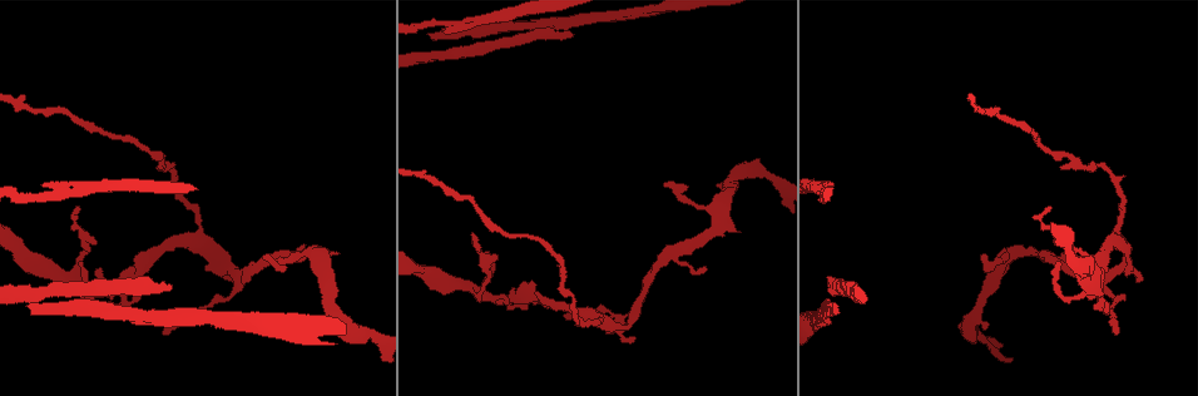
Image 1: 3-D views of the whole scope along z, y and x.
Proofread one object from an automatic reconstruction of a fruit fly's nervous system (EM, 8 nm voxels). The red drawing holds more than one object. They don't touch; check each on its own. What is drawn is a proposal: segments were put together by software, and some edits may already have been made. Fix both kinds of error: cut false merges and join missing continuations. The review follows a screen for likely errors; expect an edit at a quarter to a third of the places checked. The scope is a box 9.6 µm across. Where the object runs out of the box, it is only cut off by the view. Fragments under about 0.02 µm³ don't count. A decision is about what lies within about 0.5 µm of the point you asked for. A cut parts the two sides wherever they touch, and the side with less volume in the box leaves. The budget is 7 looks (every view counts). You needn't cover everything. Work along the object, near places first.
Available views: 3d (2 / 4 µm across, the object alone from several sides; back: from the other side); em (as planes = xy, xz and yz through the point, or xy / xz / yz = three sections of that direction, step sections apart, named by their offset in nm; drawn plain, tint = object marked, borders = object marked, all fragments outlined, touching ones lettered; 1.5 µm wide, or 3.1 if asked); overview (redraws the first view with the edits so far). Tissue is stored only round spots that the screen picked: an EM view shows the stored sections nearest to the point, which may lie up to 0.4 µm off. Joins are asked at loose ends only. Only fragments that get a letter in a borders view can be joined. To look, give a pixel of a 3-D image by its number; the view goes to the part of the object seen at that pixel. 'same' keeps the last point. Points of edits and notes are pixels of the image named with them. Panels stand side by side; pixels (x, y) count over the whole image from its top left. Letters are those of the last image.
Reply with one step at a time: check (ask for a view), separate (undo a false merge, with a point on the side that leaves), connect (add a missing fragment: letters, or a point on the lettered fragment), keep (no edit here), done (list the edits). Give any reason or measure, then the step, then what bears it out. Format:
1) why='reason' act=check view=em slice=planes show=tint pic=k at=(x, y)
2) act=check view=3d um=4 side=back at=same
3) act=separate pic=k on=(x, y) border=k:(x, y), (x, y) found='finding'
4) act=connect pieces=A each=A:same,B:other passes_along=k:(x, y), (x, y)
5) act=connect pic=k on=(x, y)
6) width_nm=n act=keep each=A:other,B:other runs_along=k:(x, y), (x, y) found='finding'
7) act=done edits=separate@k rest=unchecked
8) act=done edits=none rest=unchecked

why='arms part here' act=check view=3d um=4 pic=1 at=(519, 300)

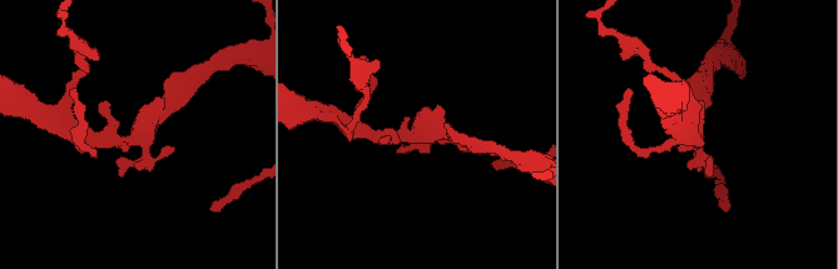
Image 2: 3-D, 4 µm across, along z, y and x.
why='shape alone is not enough' act=check view=em slice=planes show=tint pic=2 at=(136, 135)

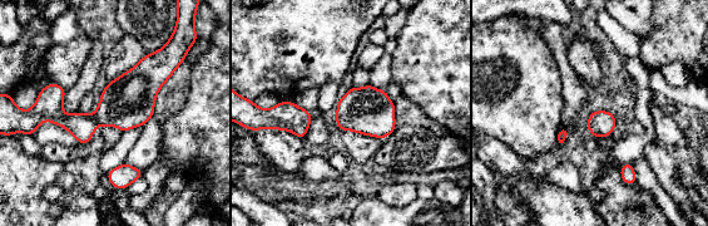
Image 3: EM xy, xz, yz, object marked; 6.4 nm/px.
act=check view=em slice=planes show=borders at=same

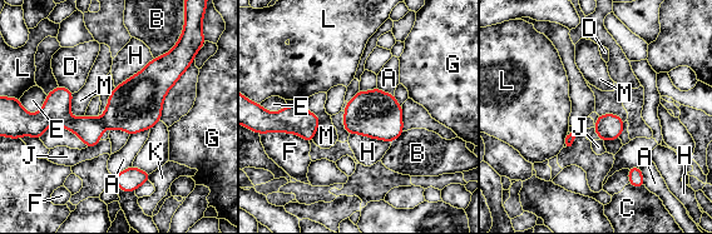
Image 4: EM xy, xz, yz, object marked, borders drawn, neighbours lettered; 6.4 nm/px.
act=keep each=A:other,B:other,C:other,D:other,E:other,F:other,G:other,H:other,J:other,K:other,L:other,M:other runs_along=4:(178, 70), (99, 124), (43, 120) found='continuous, no second neuron'

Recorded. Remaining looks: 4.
why='branch stops here' act=check view=em slice=planes show=borders pic=1 at=(572, 35)

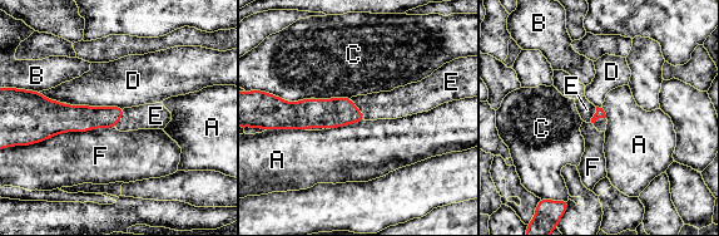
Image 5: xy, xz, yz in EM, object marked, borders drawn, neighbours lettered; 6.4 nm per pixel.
act=connect pic=5 on=(586, 109) each=A:other,B:other,C:other,D:other,E:same,F:other passes_along=5:(600, 113), (594, 116), (586, 109) found='it goes on there'

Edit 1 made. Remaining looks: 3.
why='an open end' act=check view=em slice=yz step=8 show=tint pic=1 at=(717, 184)

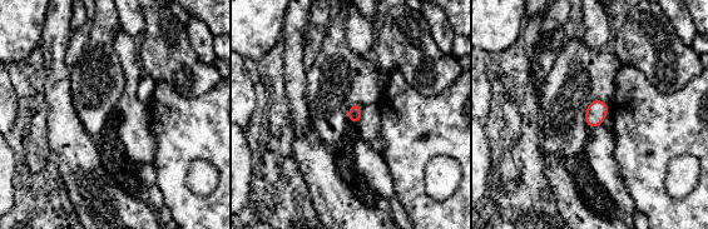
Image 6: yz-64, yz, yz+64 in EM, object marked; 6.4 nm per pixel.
act=check view=em slice=planes show=borders at=same

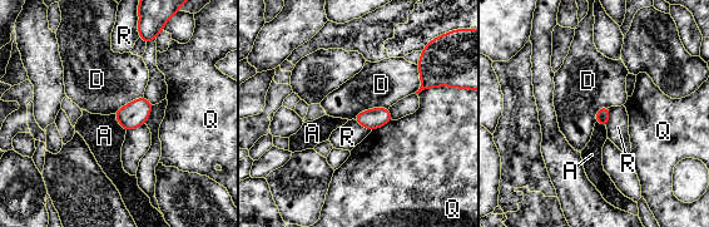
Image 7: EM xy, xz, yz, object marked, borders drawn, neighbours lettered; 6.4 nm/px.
longest_contact=D:240nm act=keep each=A:other,D:other,Q:other,R:other found='none of them fits'

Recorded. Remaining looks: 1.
act=done edits=connect@5 rest=unchecked

